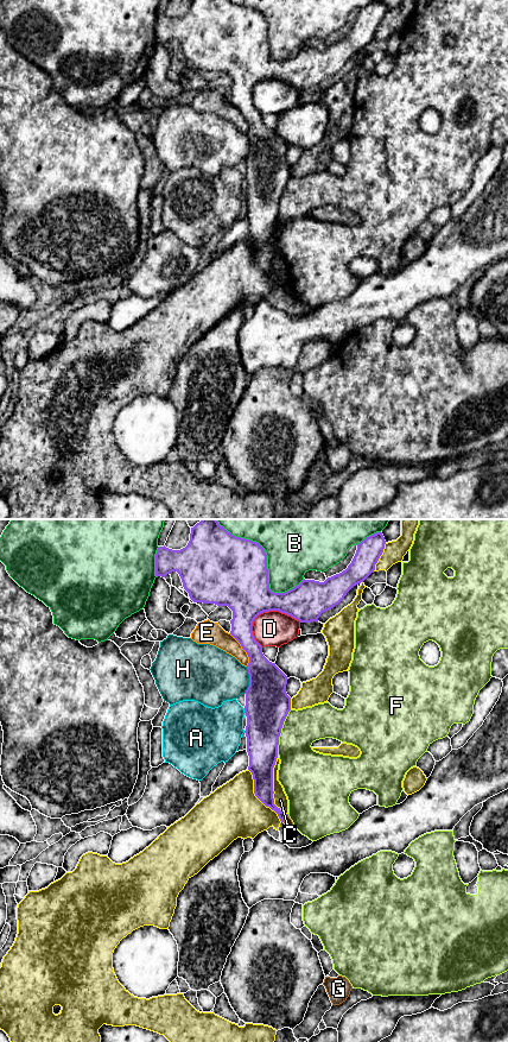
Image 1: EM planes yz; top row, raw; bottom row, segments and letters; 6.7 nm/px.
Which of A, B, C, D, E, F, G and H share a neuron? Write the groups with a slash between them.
A / B / C / D / E / F / G / H

